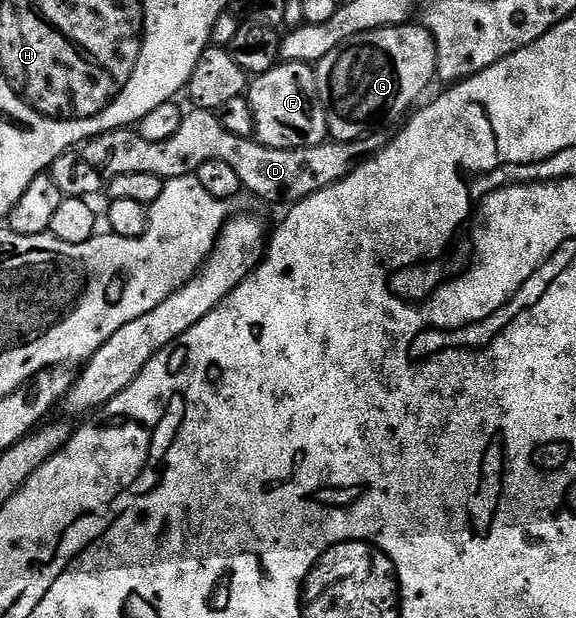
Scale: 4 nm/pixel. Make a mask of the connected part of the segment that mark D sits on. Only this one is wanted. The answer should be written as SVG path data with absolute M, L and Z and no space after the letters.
M199 108L191 112L185 113L182 128L178 128L170 140L142 140L140 133L132 128L109 130L106 134L90 138L83 145L74 146L58 156L50 167L50 177L67 197L84 198L99 190L101 193L109 182L130 172L150 172L165 180L181 178L187 174L195 175L199 166L214 158L230 164L230 168L238 172L238 180L245 191L249 190L268 202L295 204L331 182L344 178L361 160L375 154L386 142L380 132L372 132L352 142L325 140L306 148L270 148L256 141L255 137L243 138L235 134L230 127L224 126L219 113Z

